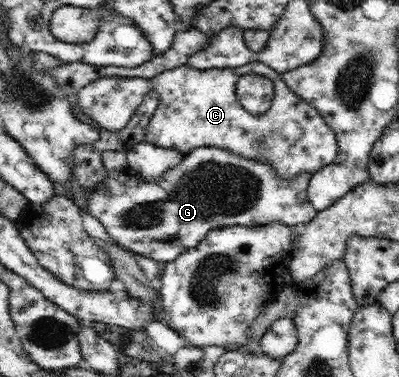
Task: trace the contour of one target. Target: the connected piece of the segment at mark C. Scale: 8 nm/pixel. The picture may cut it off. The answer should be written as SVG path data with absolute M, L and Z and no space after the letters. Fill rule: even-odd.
M251 61L239 68L212 68L199 70L185 64L180 64L152 78L153 86L159 93L160 101L145 128L145 141L163 148L175 148L189 154L194 148L214 146L224 148L243 157L255 160L267 160L277 175L284 179L292 179L302 172L317 172L324 166L331 164L338 155L338 144L335 132L325 123L311 104L305 102L301 96L293 92L282 79L282 74L259 61ZM248 74L263 75L274 84L274 98L269 111L262 116L253 116L242 108L236 97L236 84L240 76Z

